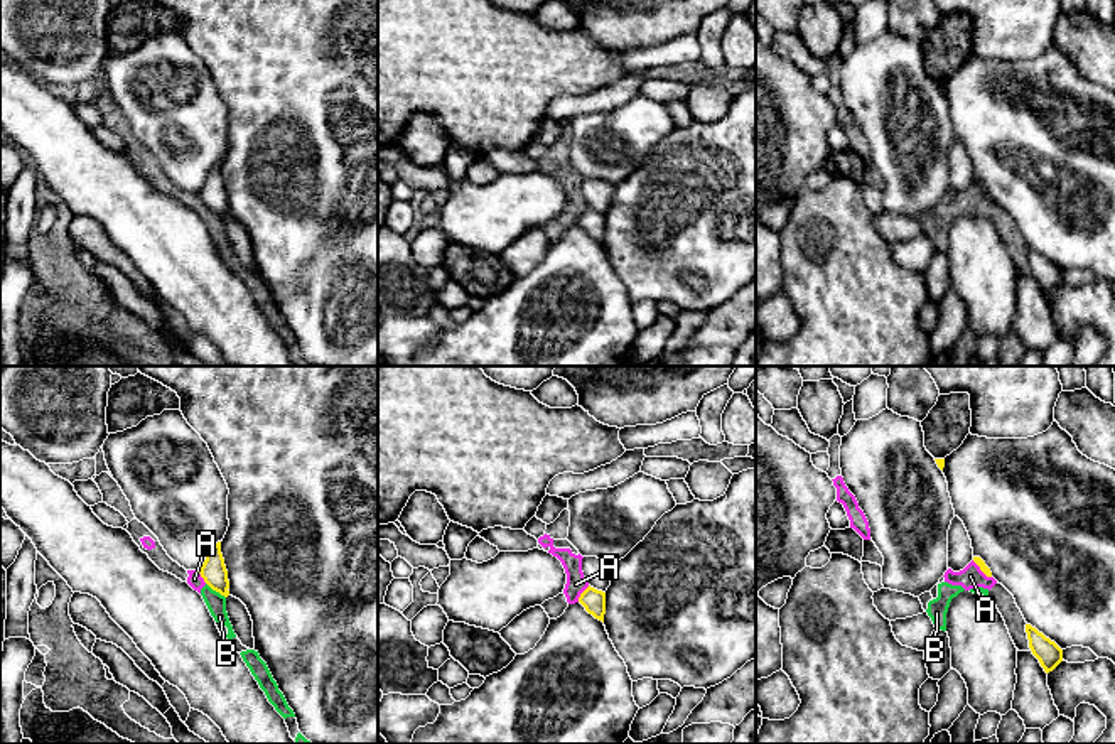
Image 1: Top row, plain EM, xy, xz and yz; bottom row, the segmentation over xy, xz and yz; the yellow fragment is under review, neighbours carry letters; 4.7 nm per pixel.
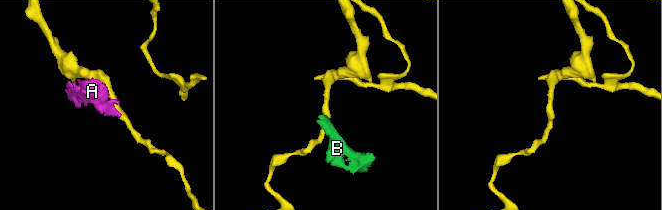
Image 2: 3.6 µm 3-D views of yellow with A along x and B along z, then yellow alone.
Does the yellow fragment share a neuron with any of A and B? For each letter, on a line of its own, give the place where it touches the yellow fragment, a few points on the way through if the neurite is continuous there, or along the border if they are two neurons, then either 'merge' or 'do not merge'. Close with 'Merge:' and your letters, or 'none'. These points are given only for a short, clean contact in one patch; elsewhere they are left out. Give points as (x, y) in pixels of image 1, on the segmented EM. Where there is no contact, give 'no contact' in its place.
A: contact xz (581, 594); border xz (589, 586), (577, 601); do not merge
B: contact xy (216, 591); border xy (206, 582), (225, 598); do not merge
Merge: none

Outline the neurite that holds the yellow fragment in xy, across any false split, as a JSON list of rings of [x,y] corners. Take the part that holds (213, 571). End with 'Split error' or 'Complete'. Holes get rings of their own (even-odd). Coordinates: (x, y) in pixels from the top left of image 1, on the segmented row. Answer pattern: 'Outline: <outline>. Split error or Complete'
Outline: [[[218,542],[206,555],[206,560],[199,570],[204,582],[221,596],[229,596],[229,580],[224,558],[221,553],[221,542]]]. Complete

